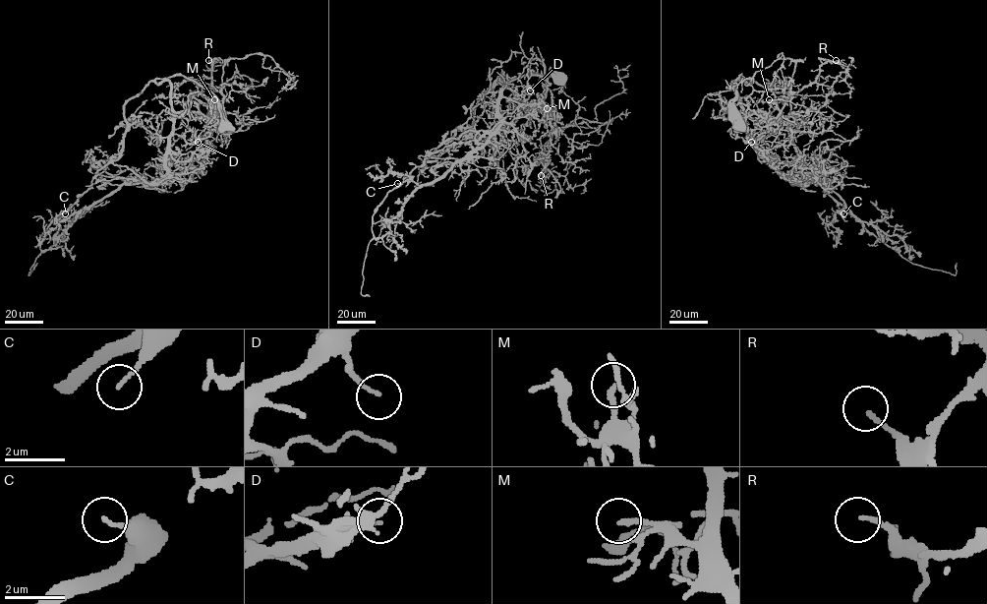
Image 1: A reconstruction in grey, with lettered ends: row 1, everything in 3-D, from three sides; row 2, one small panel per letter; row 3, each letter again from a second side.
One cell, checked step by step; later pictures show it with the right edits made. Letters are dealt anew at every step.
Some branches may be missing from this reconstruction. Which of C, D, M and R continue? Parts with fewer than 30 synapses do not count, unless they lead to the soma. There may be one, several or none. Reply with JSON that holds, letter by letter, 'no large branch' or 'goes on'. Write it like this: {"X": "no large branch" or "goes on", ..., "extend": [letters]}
{"C": "goes on", "D": "no large branch", "M": "no large branch", "R": "no large branch", "extend": ["C"]}

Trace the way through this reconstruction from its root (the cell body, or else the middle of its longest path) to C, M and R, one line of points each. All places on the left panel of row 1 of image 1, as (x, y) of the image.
C: (225, 126), (218, 99), (194, 81), (182, 75), (150, 81), (124, 104), (121, 153), (96, 171), (65, 213)
M: (225, 126), (211, 92), (182, 75), (164, 79), (175, 112), (221, 122), (225, 114), (214, 99)
R: (225, 126), (211, 92), (182, 75), (164, 79), (175, 112), (221, 122), (216, 61), (208, 60)

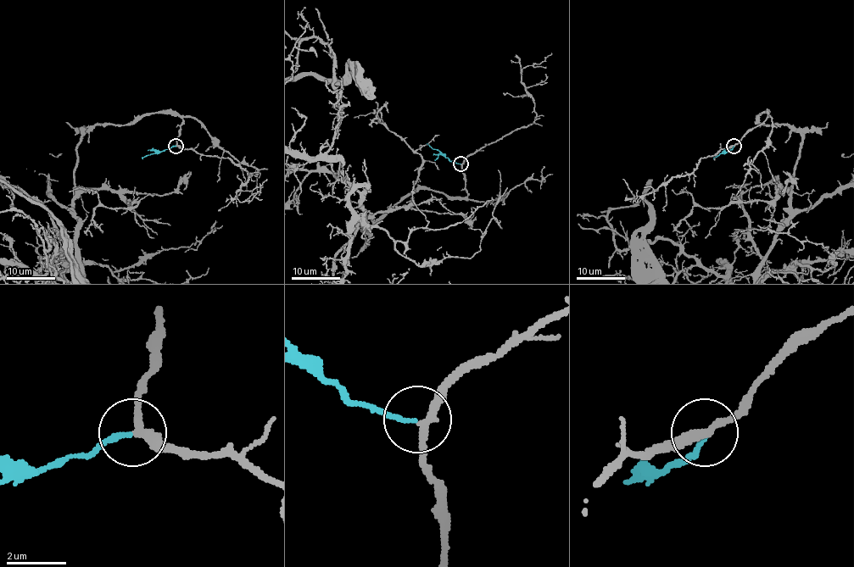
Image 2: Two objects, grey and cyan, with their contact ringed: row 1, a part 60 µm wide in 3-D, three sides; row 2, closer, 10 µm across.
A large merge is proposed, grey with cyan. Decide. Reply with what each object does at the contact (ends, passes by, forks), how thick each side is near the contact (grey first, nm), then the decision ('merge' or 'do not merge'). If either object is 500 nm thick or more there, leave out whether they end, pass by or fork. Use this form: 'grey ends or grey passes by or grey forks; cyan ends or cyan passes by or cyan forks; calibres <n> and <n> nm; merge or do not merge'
grey passes by; cyan ends; calibres 260 and 150 nm; merge

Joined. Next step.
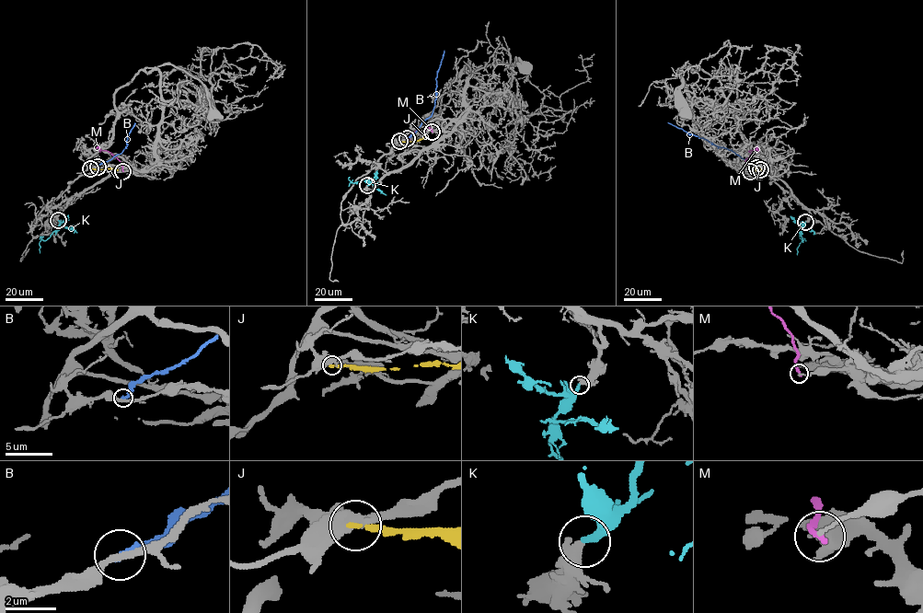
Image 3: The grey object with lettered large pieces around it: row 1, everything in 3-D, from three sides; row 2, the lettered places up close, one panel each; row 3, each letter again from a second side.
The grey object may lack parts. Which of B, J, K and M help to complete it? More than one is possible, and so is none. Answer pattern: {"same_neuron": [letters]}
{"same_neuron": ["K"]}

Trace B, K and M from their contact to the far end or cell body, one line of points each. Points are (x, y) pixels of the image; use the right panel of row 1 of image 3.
B: (756, 167), (734, 152), (689, 134), (668, 122)
K: (805, 222), (801, 229), (802, 242), (797, 248), (797, 254)
M: (750, 171), (745, 159), (751, 156), (750, 150), (757, 147)

